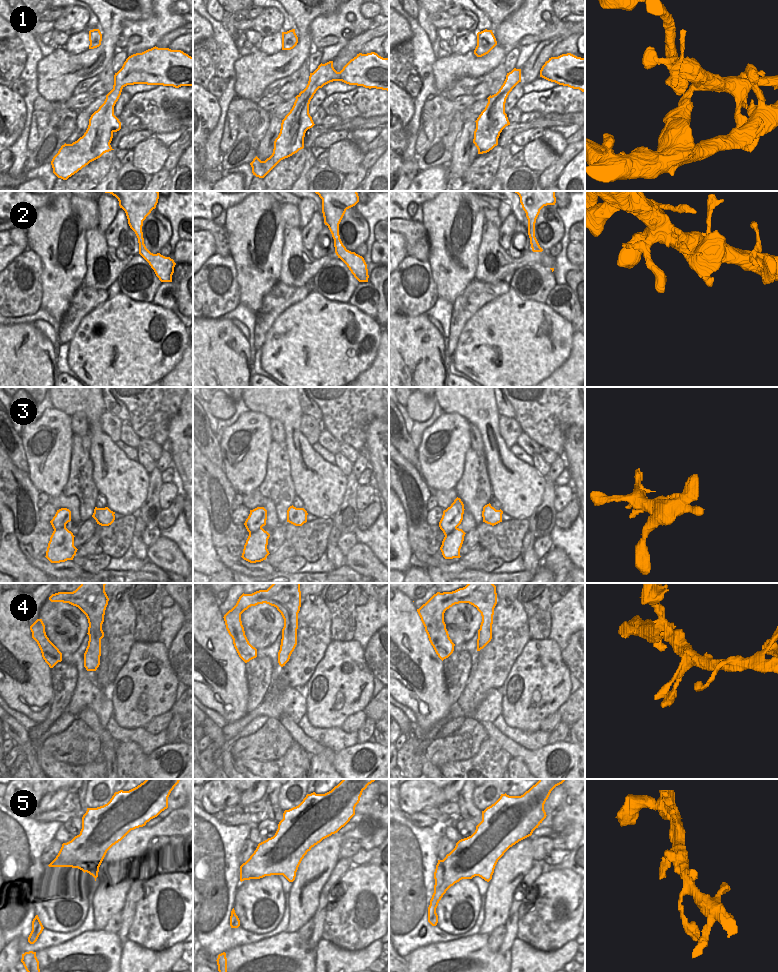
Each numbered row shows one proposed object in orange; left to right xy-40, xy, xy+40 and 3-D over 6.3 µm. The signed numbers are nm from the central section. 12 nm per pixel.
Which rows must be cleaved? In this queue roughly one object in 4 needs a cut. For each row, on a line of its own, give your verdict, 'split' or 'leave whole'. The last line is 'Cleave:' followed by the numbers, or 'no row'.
1: leave whole
2: leave whole
3: leave whole
4: leave whole
5: split
Cleave: 5

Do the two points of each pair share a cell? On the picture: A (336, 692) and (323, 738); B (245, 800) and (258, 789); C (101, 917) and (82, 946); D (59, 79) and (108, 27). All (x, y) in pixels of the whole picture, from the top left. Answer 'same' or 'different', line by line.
A: different
B: same
C: different
D: same

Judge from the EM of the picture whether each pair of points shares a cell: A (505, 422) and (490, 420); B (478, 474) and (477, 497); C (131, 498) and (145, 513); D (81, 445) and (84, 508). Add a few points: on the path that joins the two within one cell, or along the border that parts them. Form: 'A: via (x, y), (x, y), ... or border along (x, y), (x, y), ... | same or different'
A: border along (499, 416), (499, 434), (506, 443) | different
B: via (477, 480), (477, 491) | same
C: border along (149, 485), (147, 498), (136, 513) | different
D: via (81, 461), (84, 492) | same

